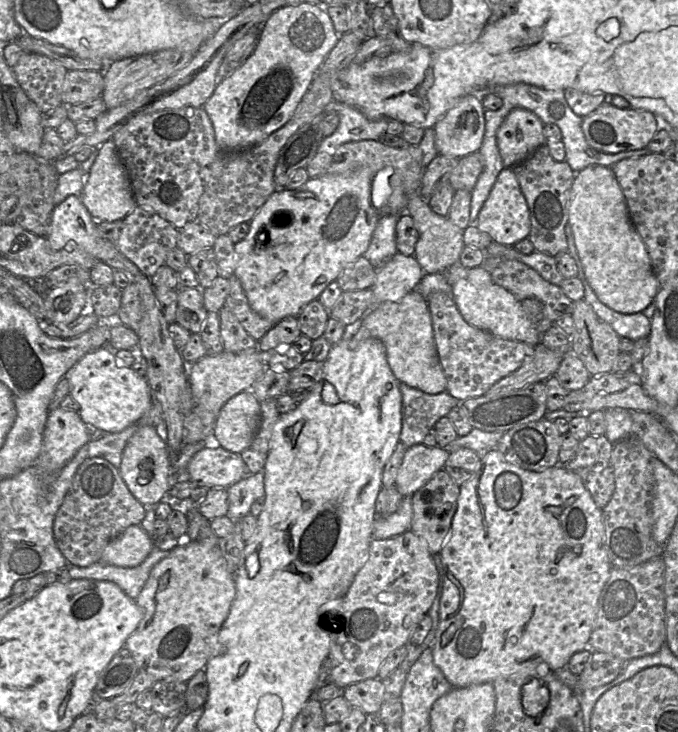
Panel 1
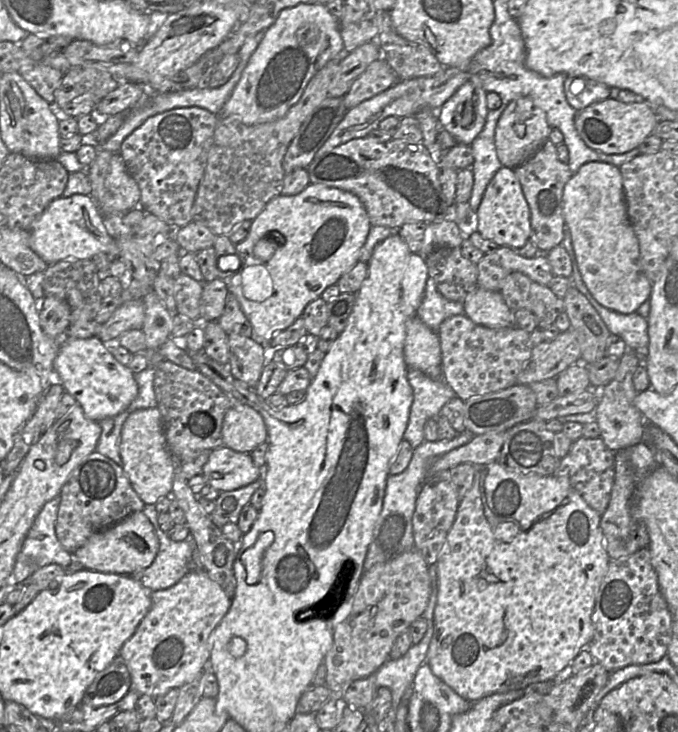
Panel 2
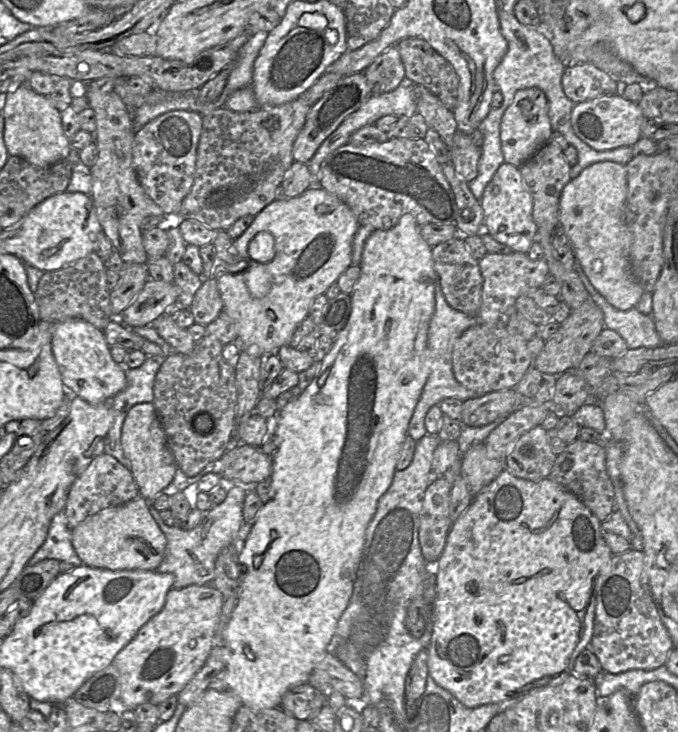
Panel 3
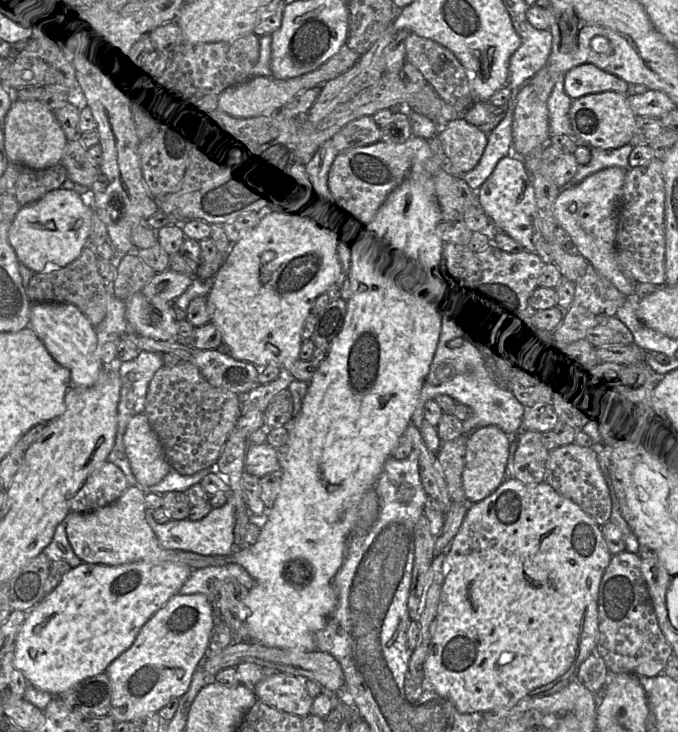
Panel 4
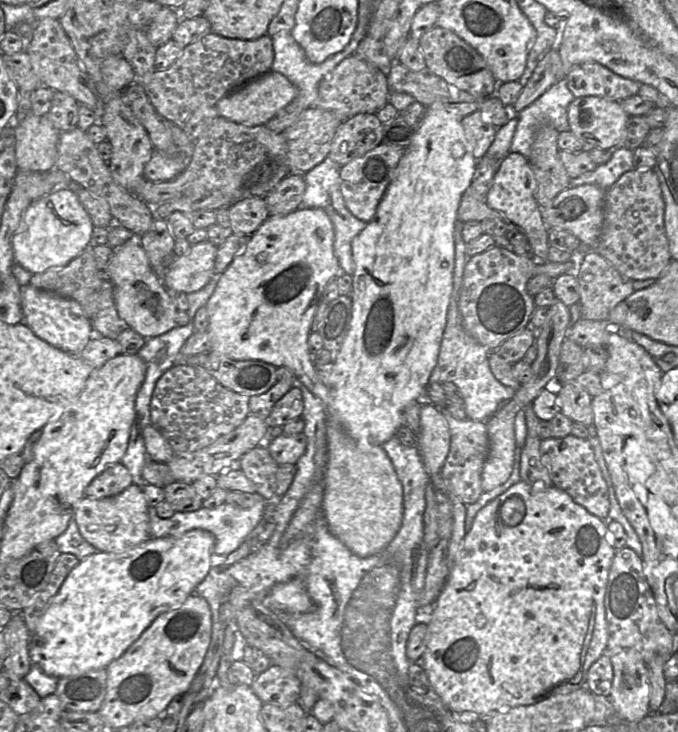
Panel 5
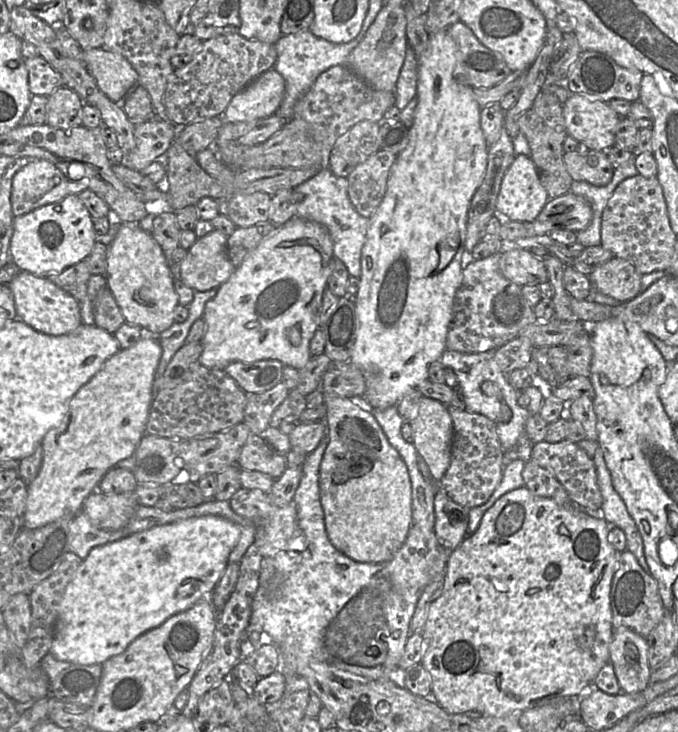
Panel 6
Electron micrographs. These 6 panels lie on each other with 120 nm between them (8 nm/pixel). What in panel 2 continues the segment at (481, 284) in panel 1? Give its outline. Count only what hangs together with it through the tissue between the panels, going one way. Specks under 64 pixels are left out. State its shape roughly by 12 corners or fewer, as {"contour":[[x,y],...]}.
{"contour":[[475,287],[464,315],[488,328],[514,326],[500,292]]}

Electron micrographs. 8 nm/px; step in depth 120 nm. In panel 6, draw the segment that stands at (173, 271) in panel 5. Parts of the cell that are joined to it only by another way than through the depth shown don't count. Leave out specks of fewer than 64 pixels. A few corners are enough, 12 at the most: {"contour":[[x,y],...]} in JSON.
{"contour":[[228,236],[198,238],[180,262],[194,291],[218,289],[236,267]]}

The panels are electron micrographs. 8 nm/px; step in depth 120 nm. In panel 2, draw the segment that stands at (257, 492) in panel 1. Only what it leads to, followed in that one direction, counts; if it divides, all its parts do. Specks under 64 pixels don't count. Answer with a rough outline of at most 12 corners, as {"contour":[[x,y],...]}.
{"contour":[[261,478],[220,492],[212,522],[220,529],[237,523],[242,508],[262,485]]}

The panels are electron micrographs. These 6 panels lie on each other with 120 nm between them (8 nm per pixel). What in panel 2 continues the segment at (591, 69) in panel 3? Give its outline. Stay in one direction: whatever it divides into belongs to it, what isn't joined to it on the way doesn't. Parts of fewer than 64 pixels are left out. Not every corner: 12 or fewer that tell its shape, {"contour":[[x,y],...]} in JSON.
{"contour":[[566,75],[569,104],[580,111],[610,97],[611,88]]}

